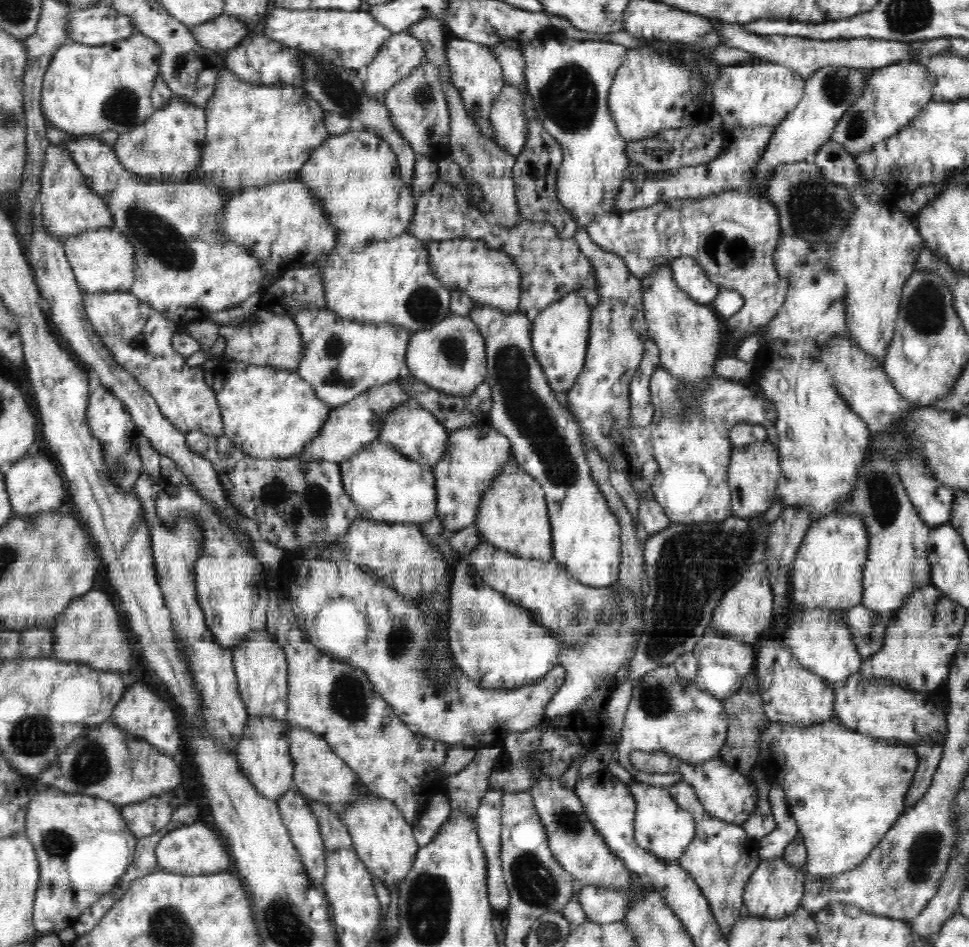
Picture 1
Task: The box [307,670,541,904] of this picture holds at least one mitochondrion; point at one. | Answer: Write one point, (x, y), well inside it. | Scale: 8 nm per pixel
(347, 698)

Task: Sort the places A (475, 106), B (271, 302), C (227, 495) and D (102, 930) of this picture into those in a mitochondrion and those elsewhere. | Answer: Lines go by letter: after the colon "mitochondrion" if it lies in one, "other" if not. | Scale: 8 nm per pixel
A: mitochondrion
B: other
C: other
D: other

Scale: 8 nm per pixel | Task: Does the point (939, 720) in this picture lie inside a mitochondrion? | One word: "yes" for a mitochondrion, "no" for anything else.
no

